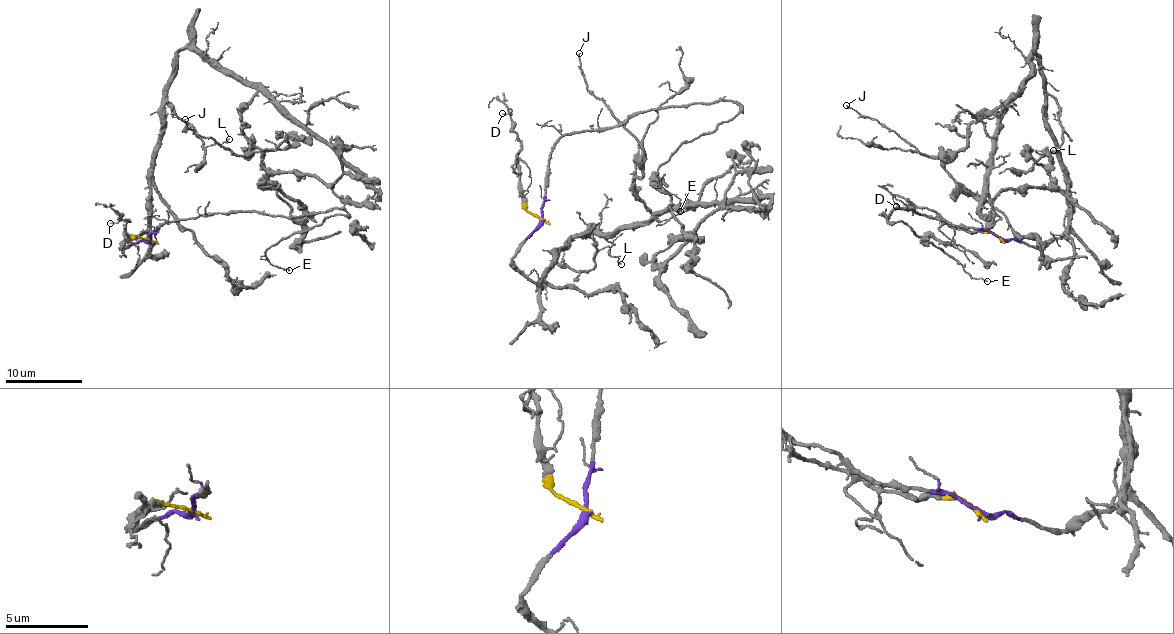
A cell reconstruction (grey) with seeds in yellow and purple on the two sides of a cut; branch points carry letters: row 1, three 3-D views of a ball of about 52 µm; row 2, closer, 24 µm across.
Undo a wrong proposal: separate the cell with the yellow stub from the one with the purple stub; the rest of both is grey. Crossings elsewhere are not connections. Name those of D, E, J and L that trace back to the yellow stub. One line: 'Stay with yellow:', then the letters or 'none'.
Stay with yellow: D

